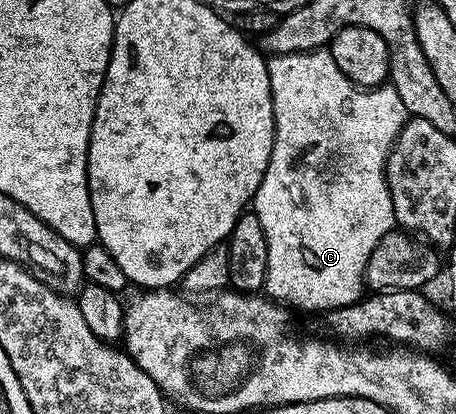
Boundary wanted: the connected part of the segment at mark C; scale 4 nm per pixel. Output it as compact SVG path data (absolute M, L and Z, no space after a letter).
M327 50L271 56L267 60L267 73L271 83L271 101L275 115L275 145L271 151L269 166L261 178L261 186L257 186L253 201L255 217L261 222L261 230L265 230L265 242L269 246L266 295L292 309L304 308L307 312L320 312L320 314L333 308L356 304L365 292L363 272L367 269L369 254L373 254L377 242L396 227L393 198L387 189L387 156L391 152L397 134L403 128L403 123L409 119L407 107L405 102L401 102L401 94L397 94L393 86L378 88L356 86L349 78L345 78L345 74L341 74L341 70L337 70L337 62L333 62L331 53Z

